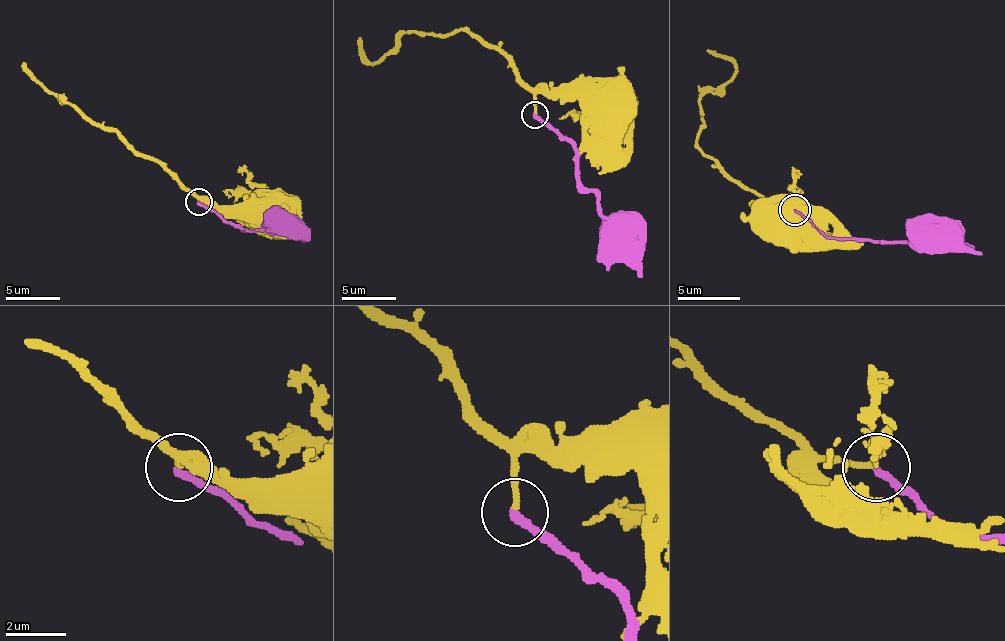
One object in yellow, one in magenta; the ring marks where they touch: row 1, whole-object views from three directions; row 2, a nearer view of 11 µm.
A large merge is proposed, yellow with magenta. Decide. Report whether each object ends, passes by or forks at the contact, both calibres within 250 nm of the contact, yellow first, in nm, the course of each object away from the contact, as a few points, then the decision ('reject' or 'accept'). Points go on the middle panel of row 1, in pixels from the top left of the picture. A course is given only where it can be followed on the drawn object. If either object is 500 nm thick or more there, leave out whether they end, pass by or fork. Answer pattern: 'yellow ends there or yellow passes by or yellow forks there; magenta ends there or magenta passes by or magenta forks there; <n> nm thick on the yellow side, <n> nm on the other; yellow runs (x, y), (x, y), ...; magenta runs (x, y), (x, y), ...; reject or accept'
yellow ends there; magenta ends there; 190 nm thick on the yellow side, 280 nm on the other; yellow runs (535, 114), (538, 92), (598, 92), (608, 103); magenta runs (535, 114), (576, 152), (576, 179), (598, 197), (598, 208), (622, 230), (625, 238); reject

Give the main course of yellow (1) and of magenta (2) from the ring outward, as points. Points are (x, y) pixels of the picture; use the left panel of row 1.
1: (199, 201), (234, 214), (272, 214)
2: (199, 201), (240, 228), (270, 231), (286, 214), (289, 217)

